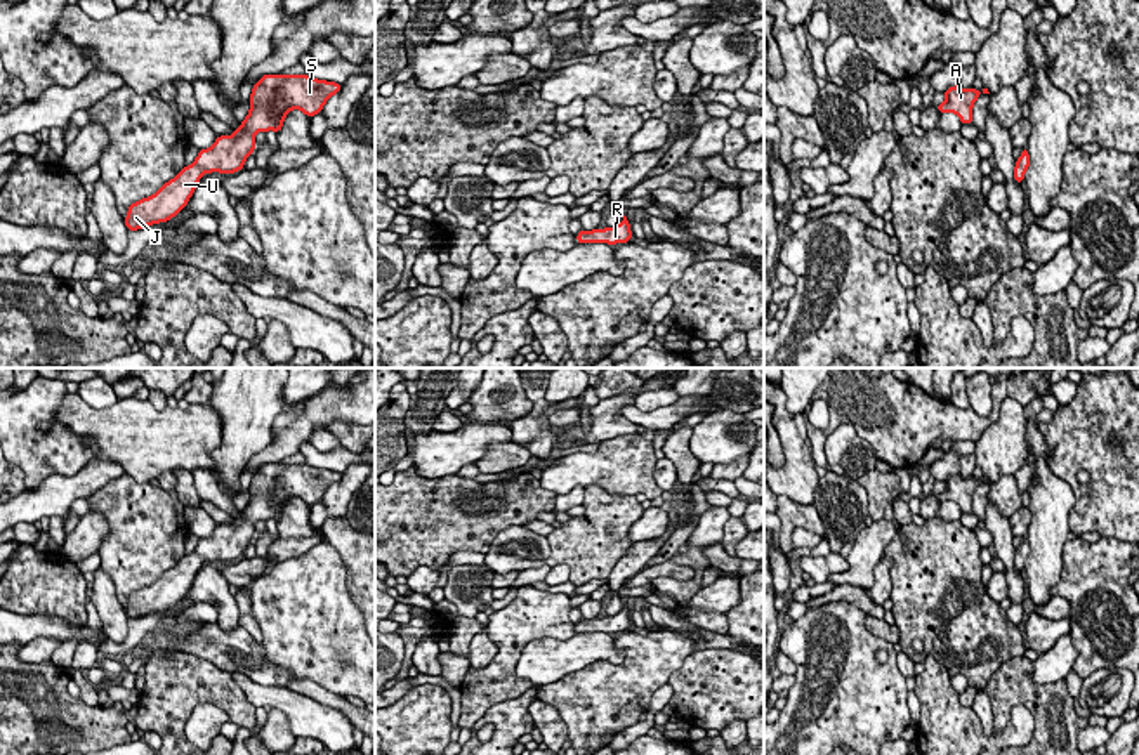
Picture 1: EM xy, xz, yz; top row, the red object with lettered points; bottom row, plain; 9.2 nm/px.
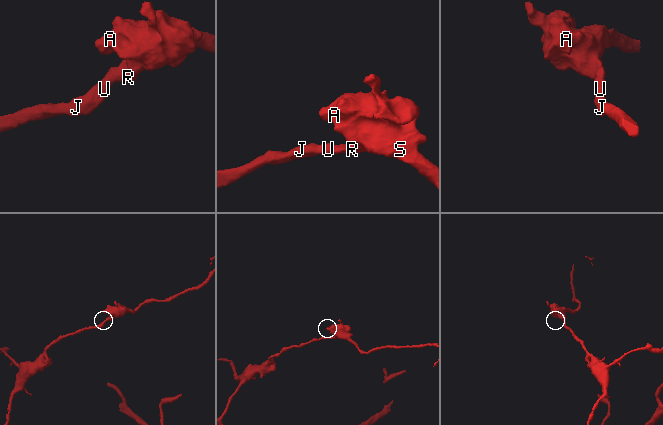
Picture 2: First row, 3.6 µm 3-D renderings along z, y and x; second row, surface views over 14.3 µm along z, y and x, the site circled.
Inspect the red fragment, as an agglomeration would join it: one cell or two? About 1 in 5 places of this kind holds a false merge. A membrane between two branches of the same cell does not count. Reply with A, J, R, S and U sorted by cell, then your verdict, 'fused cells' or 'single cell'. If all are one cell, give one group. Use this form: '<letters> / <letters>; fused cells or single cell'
A J R S U; single cell

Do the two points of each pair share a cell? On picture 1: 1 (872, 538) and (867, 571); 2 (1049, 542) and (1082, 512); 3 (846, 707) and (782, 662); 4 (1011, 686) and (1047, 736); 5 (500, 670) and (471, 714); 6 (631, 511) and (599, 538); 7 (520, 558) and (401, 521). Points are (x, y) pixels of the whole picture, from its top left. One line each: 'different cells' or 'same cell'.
1: same cell
2: different cells
3: different cells
4: same cell
5: same cell
6: same cell
7: different cells

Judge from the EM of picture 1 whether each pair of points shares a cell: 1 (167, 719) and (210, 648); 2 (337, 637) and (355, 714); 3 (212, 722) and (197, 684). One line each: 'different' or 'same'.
1: different
2: different
3: different

